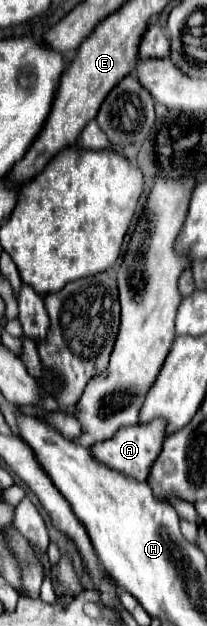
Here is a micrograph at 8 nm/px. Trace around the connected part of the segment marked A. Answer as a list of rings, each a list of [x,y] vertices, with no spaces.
[[[158,420],[154,424],[136,424],[136,426],[120,428],[112,438],[92,444],[90,452],[92,452],[94,460],[100,460],[108,468],[112,468],[124,476],[130,476],[138,482],[146,482],[150,464],[158,458],[164,438],[166,438],[166,432],[162,432],[162,420]]]

